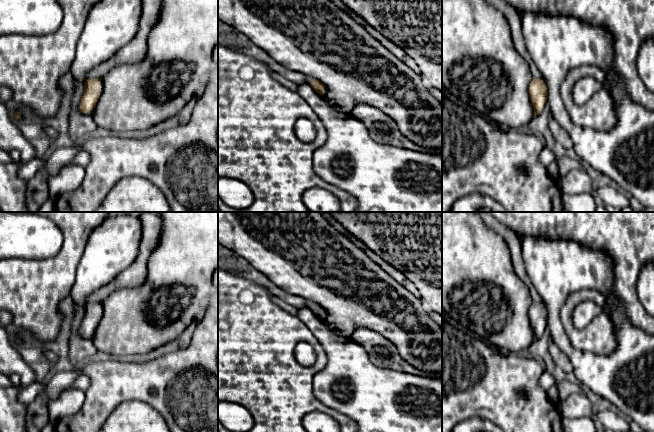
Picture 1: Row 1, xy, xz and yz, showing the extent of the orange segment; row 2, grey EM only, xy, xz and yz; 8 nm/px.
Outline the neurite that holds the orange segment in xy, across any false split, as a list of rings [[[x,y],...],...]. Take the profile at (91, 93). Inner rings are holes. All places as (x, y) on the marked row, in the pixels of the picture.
[[[101,78],[86,79],[83,96],[80,101],[80,111],[82,113],[93,113],[96,103],[103,90]]]

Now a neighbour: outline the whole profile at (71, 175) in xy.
[[[66,165],[56,175],[48,175],[47,187],[54,199],[76,190],[83,182],[85,168],[80,165]]]

